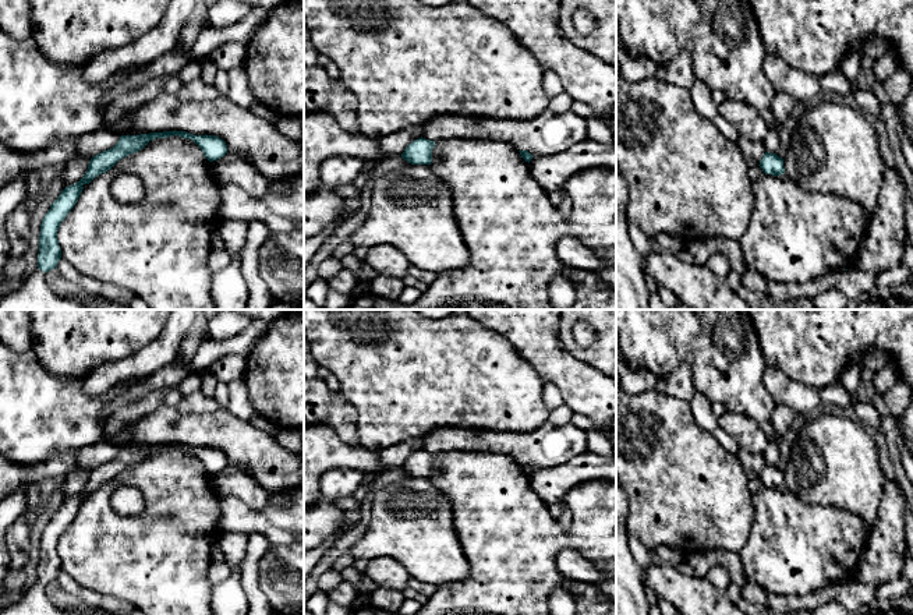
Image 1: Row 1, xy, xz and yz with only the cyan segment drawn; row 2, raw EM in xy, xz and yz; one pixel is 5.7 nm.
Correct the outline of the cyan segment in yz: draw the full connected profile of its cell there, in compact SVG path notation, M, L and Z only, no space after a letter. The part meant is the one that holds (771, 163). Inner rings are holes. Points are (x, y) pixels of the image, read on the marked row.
M765 152L758 166L765 174L781 176L785 173L783 159L776 153Z

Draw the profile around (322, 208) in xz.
M321 181L312 194L304 195L304 243L322 234L339 219L346 219L344 209L346 199Z

